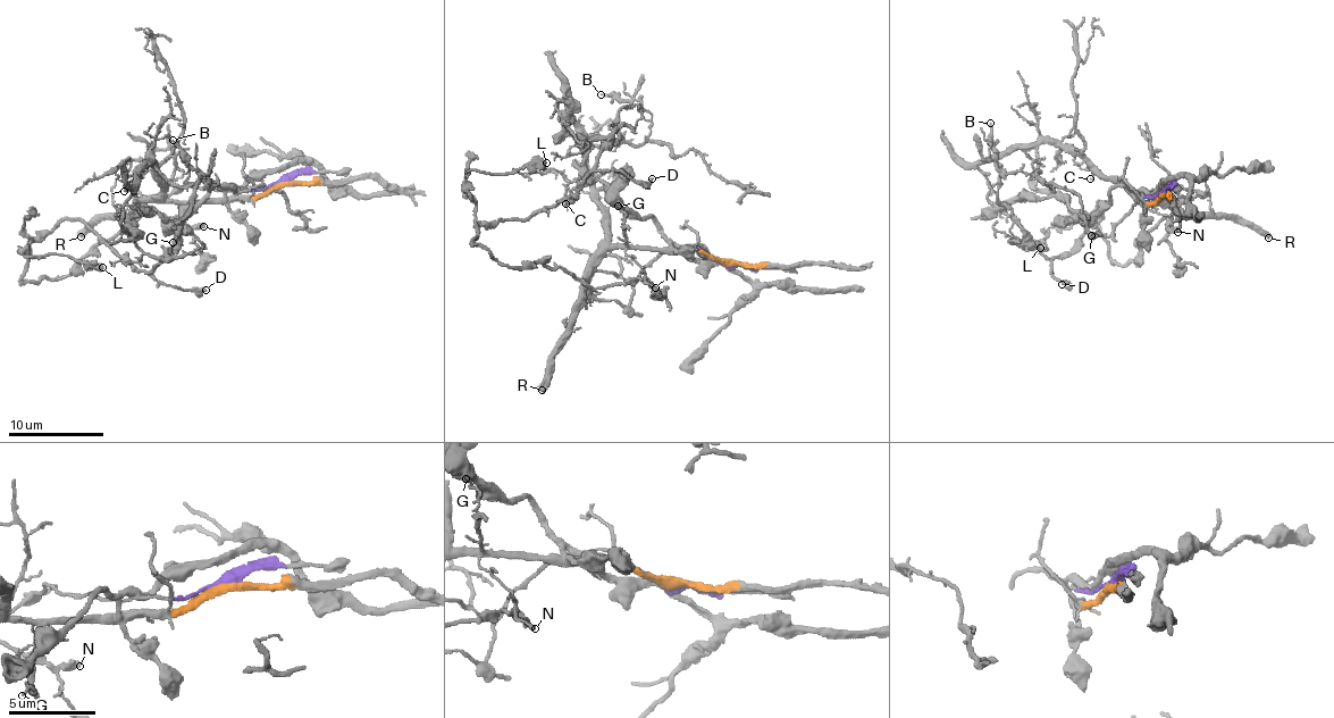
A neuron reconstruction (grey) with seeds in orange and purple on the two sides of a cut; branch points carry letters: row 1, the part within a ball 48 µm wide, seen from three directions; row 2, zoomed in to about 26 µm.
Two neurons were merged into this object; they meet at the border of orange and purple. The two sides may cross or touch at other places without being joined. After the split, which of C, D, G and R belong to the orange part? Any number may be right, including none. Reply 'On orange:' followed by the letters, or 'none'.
On orange: C, G, R

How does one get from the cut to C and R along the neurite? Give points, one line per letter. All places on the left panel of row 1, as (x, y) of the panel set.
C: (282, 182), (254, 197), (172, 200), (165, 197), (166, 183), (147, 160), (132, 161), (123, 191)
R: (282, 182), (254, 197), (152, 199), (125, 217), (110, 213), (93, 222), (80, 238)

